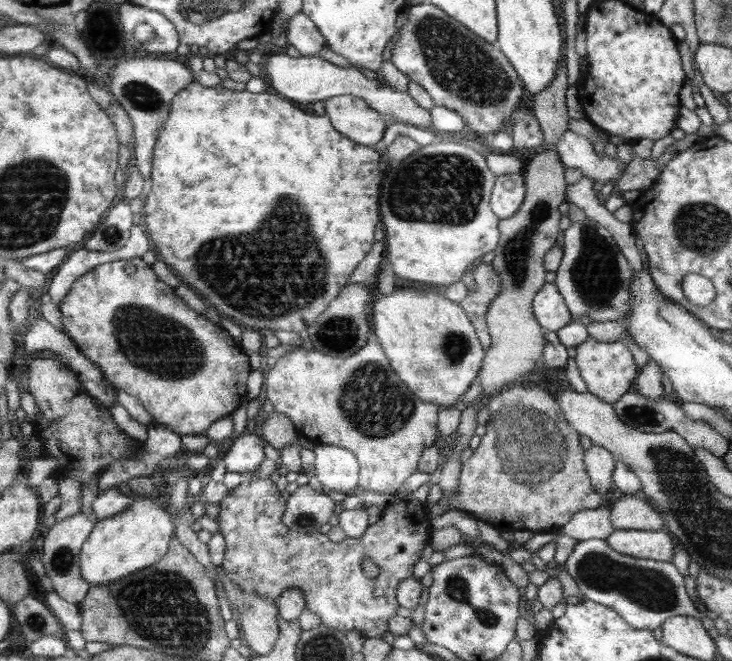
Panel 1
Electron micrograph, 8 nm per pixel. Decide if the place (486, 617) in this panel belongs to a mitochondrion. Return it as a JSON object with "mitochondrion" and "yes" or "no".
{"mitochondrion":"yes"}

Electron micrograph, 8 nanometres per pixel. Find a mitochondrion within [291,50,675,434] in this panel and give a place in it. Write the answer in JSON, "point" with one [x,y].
{"point":[462,188]}

